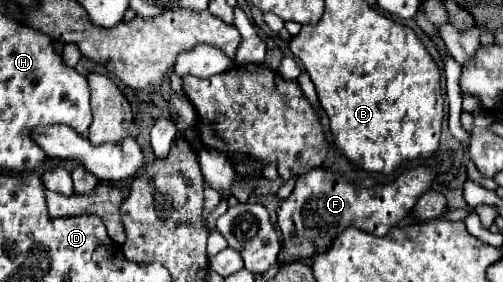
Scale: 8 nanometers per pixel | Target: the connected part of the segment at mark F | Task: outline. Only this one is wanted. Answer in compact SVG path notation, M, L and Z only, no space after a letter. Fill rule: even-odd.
M427 167L405 171L395 183L377 185L371 189L353 189L353 183L337 177L329 169L311 169L299 175L291 195L277 207L277 225L283 241L279 251L279 263L289 265L297 259L311 259L317 253L325 253L333 239L347 227L357 227L373 235L385 235L391 227L405 221L417 197L429 191L435 173Z

